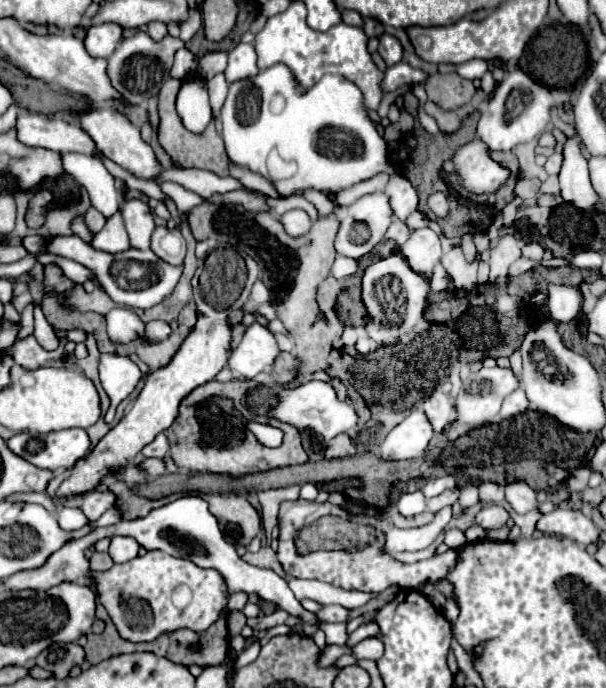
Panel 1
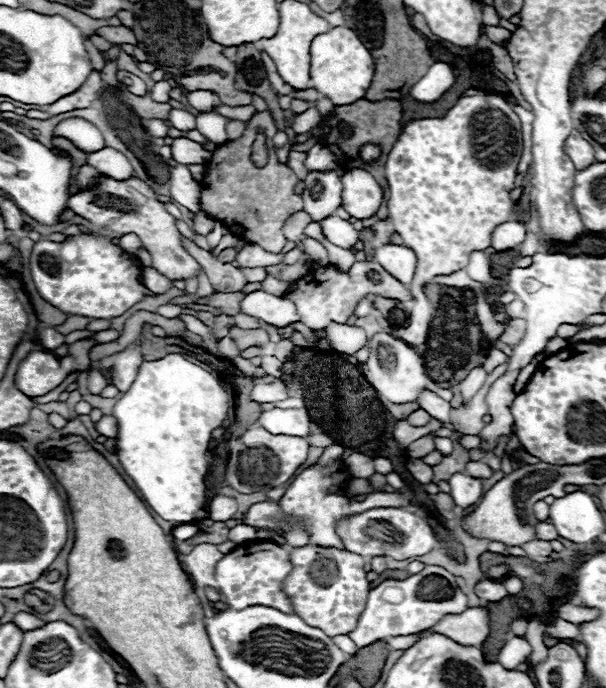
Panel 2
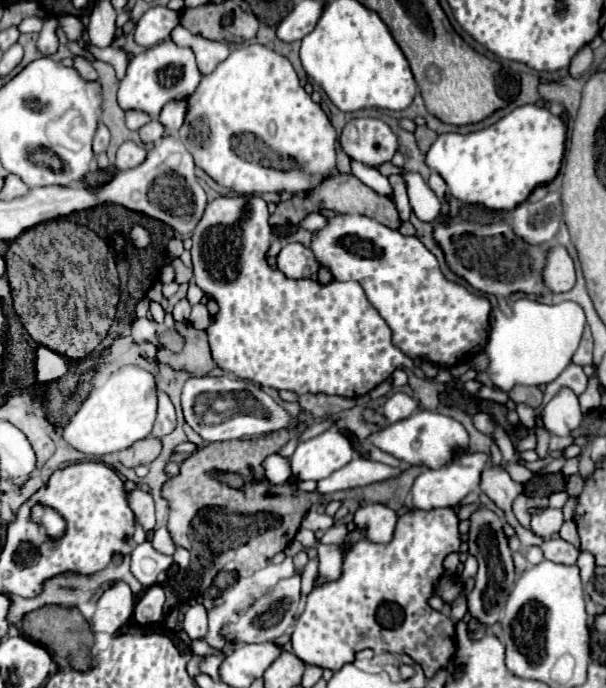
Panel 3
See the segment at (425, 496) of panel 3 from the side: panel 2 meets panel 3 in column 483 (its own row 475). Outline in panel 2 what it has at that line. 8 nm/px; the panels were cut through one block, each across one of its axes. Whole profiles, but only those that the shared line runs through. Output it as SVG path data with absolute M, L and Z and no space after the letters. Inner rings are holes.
M466 472L454 474L450 480L450 496L454 498L454 504L460 508L468 508L476 504L482 496L482 478L472 478Z

